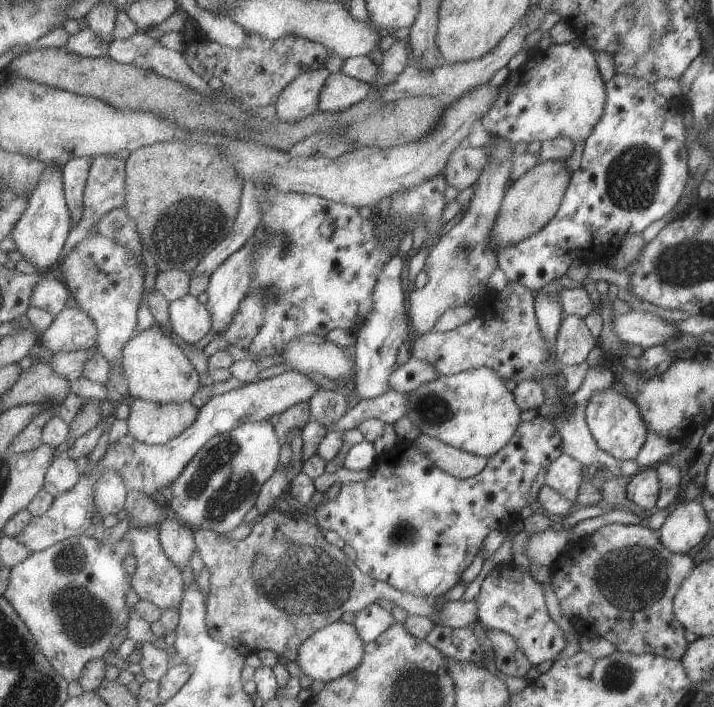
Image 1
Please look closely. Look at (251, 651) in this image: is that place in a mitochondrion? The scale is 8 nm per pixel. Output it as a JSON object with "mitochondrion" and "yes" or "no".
{"mitochondrion":"no"}

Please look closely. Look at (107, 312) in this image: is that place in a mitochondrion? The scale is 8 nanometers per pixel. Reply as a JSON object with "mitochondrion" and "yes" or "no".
{"mitochondrion":"yes"}

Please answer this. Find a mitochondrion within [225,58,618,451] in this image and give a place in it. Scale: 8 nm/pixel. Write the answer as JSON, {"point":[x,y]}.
{"point":[432,410]}

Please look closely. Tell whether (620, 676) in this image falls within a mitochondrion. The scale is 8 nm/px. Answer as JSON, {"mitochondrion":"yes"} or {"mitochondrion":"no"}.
{"mitochondrion":"yes"}

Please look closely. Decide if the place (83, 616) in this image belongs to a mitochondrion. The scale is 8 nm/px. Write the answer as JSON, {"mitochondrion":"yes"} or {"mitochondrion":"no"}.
{"mitochondrion":"yes"}

